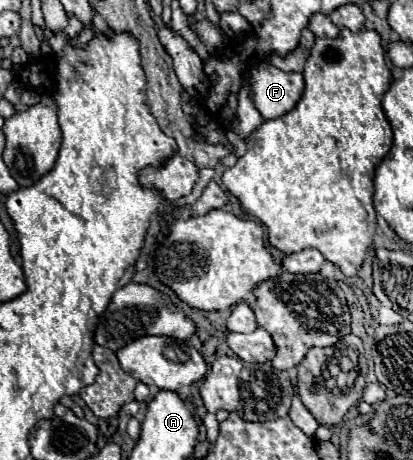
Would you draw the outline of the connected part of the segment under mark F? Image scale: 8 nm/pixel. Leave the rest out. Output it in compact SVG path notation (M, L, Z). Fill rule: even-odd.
M268 62L254 64L248 70L248 82L252 102L266 120L290 112L304 92L302 74L282 72Z

